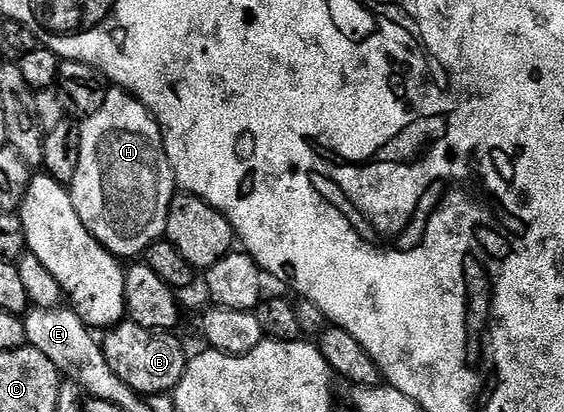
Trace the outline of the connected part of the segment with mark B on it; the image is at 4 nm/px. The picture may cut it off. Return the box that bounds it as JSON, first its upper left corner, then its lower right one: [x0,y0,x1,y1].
[102,320,189,394]

